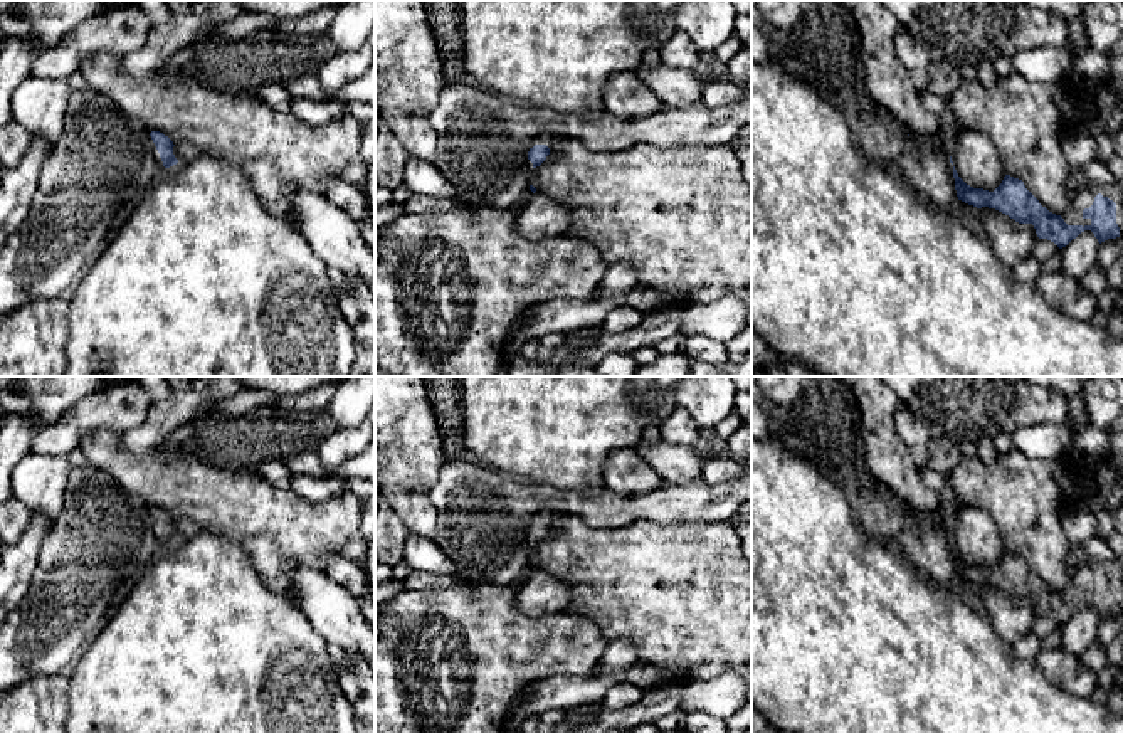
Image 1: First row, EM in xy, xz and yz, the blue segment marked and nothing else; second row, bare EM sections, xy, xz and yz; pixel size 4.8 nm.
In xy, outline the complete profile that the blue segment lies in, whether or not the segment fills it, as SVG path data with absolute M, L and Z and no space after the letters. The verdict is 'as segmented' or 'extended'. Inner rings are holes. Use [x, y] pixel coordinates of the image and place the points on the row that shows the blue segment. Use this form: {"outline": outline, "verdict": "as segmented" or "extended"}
{"outline": "M148 131L148 134L150 134L150 150L161 170L170 168L180 161L178 148L168 136L165 136L160 131Z", "verdict": "extended"}

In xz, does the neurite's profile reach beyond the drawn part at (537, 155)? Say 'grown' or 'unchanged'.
grown

